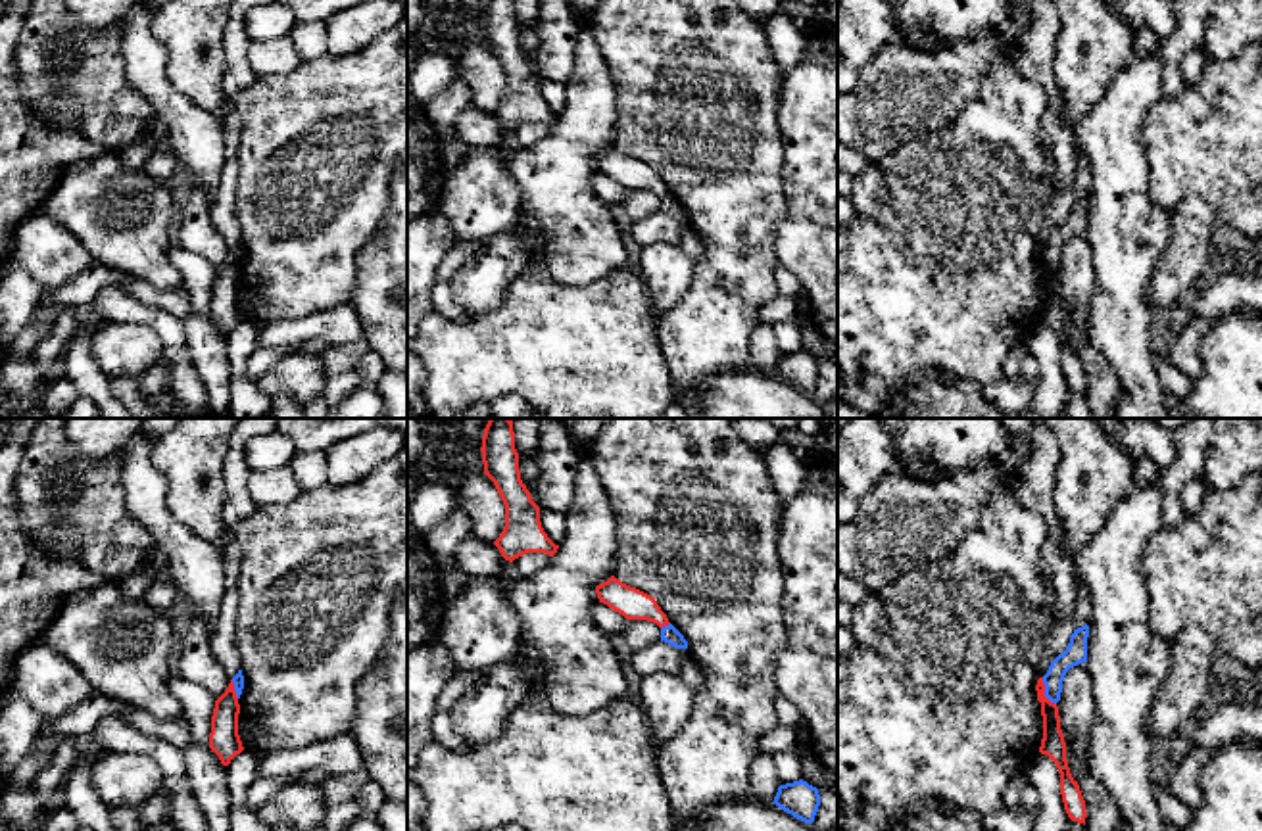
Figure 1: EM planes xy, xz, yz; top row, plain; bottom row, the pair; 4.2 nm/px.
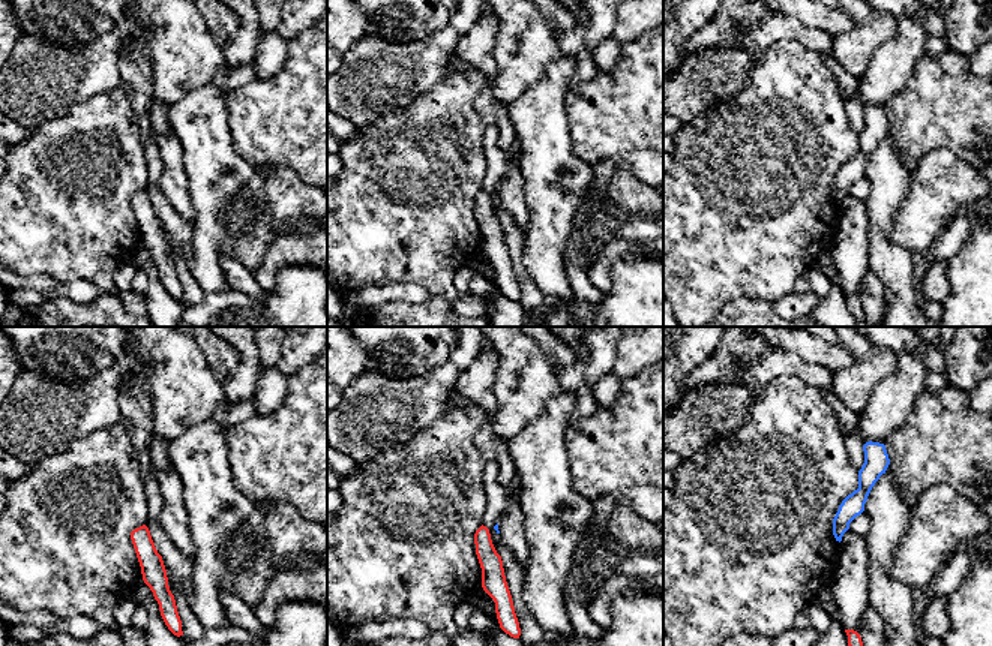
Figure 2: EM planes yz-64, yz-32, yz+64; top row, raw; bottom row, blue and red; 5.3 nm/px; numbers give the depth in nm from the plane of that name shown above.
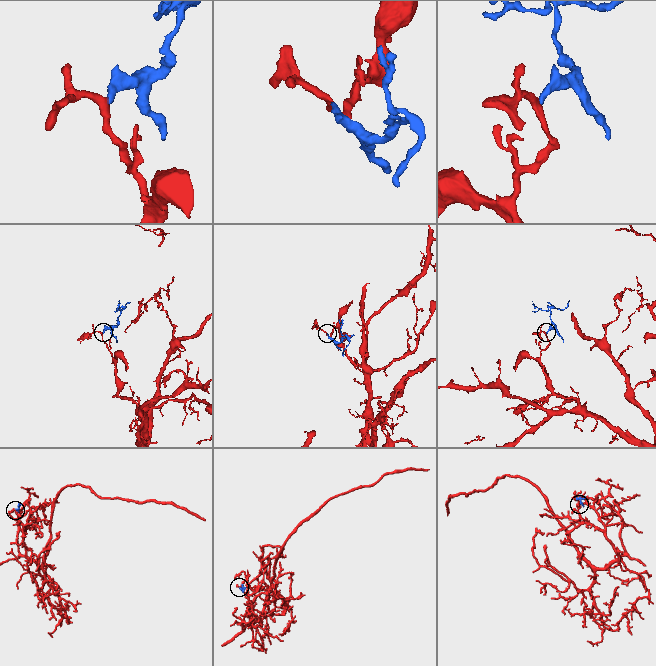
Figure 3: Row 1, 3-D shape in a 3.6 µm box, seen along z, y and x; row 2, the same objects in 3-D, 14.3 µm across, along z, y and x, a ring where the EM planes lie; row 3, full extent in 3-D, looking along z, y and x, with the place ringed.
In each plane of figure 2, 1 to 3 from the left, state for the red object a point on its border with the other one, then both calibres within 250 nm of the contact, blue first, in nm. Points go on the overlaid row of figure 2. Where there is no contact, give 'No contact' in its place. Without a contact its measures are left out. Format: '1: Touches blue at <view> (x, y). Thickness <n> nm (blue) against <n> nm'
1: No contact
2: No contact
3: No contact

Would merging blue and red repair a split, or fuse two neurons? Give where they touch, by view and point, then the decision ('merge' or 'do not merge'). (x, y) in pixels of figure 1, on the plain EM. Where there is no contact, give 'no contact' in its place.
contact yz (1045, 261); do not merge

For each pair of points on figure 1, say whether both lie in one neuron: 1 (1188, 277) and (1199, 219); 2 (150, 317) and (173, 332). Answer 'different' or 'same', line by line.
1: same
2: same

